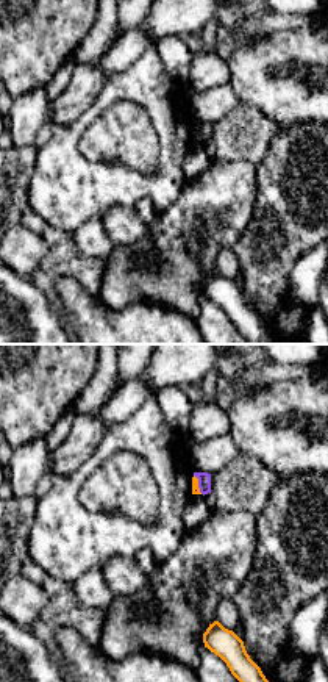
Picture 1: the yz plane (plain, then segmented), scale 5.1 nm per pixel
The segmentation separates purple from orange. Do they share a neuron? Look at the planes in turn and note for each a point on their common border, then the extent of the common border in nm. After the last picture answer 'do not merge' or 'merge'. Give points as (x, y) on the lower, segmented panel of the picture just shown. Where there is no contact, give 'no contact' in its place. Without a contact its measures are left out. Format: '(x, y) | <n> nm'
(199, 484) | 110 nm

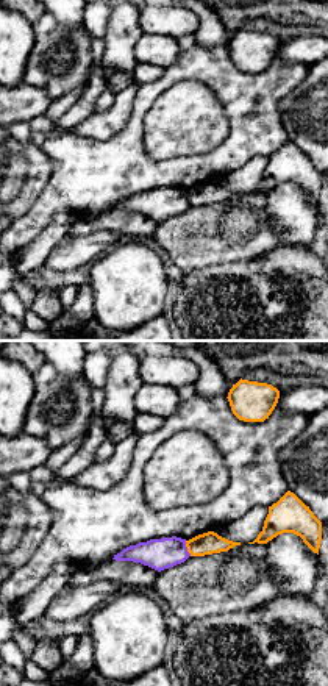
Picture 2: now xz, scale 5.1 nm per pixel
(186, 549) | 90 nm

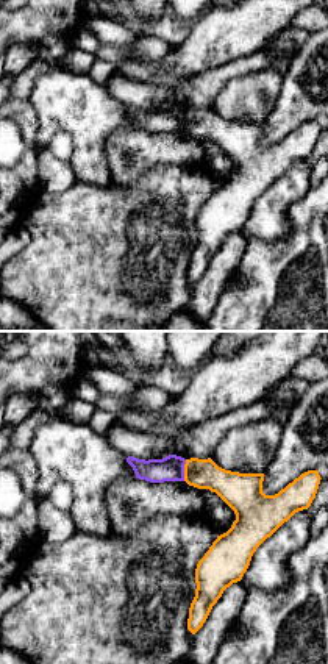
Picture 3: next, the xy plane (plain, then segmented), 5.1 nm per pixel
(183, 471) | 110 nm

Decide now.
do not merge

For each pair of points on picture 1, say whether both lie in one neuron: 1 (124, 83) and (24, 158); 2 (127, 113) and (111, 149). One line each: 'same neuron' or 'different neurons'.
1: different neurons
2: same neuron

